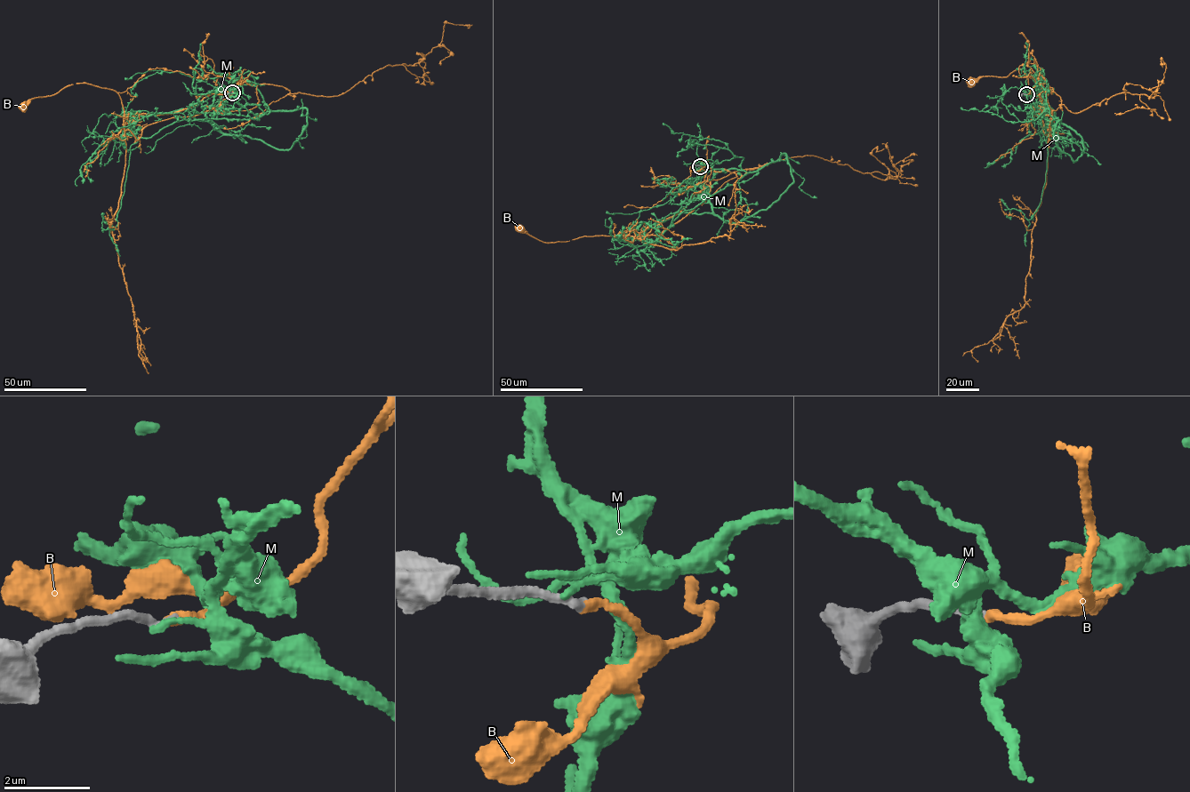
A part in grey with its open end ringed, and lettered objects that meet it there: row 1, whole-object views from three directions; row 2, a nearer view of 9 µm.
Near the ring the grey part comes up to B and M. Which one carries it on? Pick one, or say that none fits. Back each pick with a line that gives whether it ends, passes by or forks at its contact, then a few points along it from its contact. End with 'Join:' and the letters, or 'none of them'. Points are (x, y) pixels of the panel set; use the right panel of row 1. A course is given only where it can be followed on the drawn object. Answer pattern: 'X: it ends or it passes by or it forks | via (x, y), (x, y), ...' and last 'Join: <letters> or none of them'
B: it ends | via (1026, 94), (1041, 84), (1049, 87), (1051, 93), (1046, 95), (1042, 117), (1036, 81), (1022, 69), (971, 83)
Join: B

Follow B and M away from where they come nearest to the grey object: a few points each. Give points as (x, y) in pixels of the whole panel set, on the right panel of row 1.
B: (1026, 94), (1041, 84), (1049, 87), (1051, 93), (1046, 95), (1042, 117), (1036, 81), (1022, 69), (971, 83)
M: (1025, 94), (1039, 88), (1048, 106), (1045, 181), (1041, 201), (1032, 219), (1012, 208), (1007, 214)

